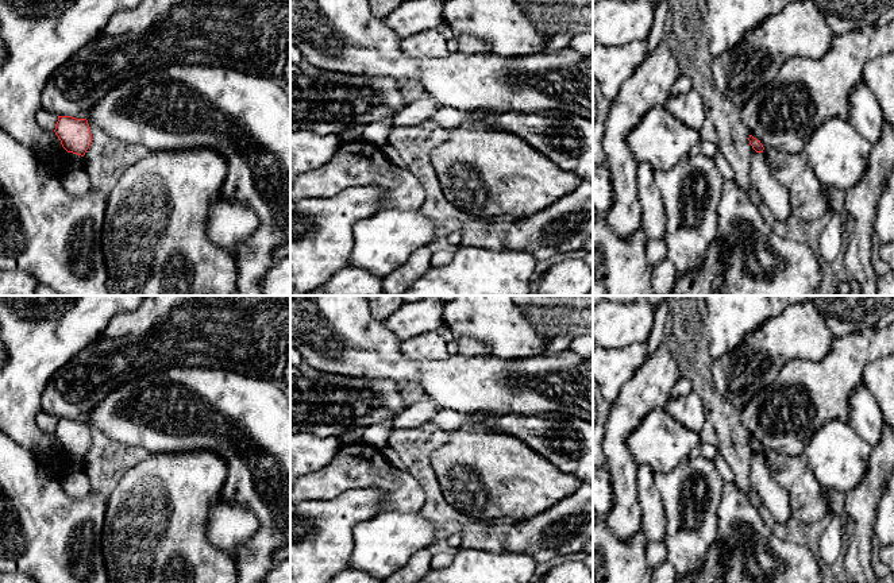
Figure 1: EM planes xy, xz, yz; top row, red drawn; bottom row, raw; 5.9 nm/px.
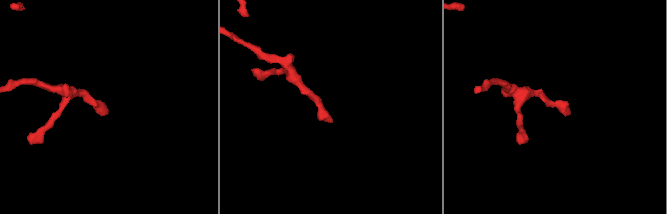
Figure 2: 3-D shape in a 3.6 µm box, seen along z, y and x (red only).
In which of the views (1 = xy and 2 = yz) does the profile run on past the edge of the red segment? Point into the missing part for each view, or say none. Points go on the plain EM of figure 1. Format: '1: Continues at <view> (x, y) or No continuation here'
1: No continuation here
2: No continuation here

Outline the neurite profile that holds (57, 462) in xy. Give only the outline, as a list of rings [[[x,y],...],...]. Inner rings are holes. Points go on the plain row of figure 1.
[[[61,451],[35,453],[39,464],[49,468],[57,478],[63,476],[69,471],[69,455]]]

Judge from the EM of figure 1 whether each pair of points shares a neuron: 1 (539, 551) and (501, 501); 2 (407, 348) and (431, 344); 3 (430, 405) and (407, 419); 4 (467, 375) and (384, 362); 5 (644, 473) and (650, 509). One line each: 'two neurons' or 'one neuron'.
1: two neurons
2: one neuron
3: one neuron
4: one neuron
5: one neuron

